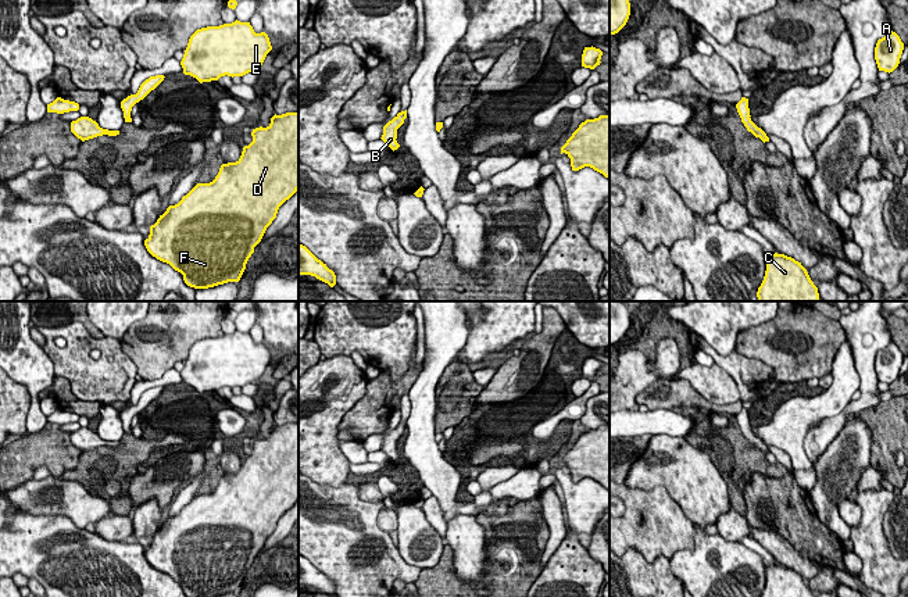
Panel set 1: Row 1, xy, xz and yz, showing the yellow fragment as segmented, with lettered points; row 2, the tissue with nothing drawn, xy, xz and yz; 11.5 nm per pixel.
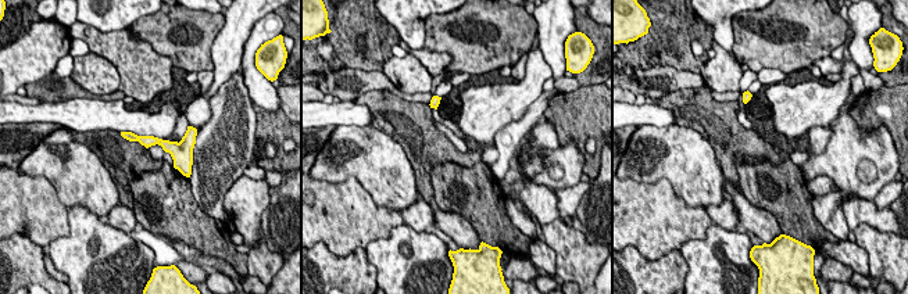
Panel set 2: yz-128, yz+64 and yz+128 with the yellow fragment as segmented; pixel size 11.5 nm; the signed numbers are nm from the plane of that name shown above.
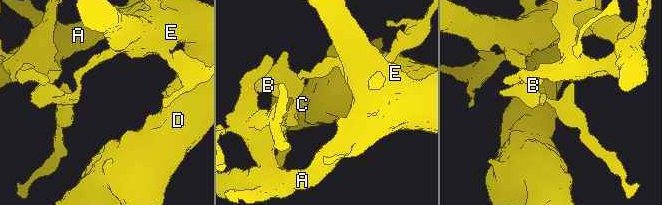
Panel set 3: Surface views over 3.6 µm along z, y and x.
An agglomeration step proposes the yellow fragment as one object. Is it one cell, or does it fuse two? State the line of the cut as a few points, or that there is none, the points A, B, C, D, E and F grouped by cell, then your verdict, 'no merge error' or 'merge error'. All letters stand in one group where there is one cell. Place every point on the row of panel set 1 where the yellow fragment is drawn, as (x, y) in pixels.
no cut | A B C D E F | no merge error

